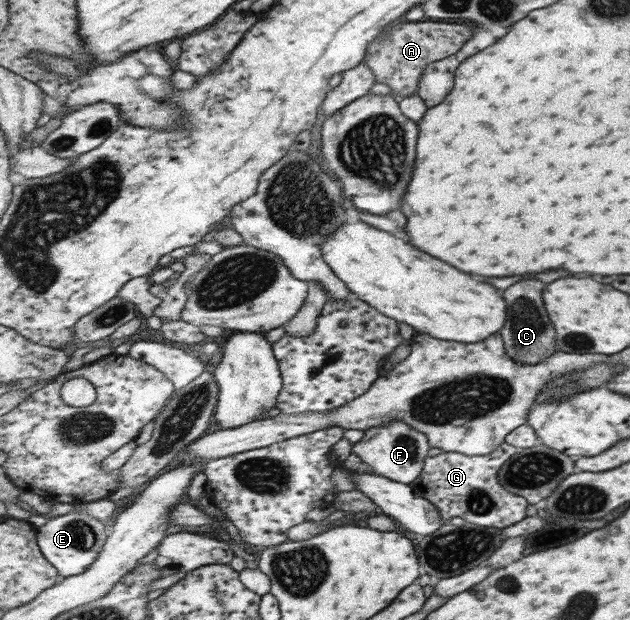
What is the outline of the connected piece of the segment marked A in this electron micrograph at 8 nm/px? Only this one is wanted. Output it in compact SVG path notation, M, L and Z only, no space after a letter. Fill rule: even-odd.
M426 19L408 23L396 22L389 27L389 31L391 31L389 40L378 37L372 41L364 62L375 71L377 82L387 84L392 93L403 97L409 97L418 92L421 76L429 65L457 54L475 33L473 28L465 24Z

